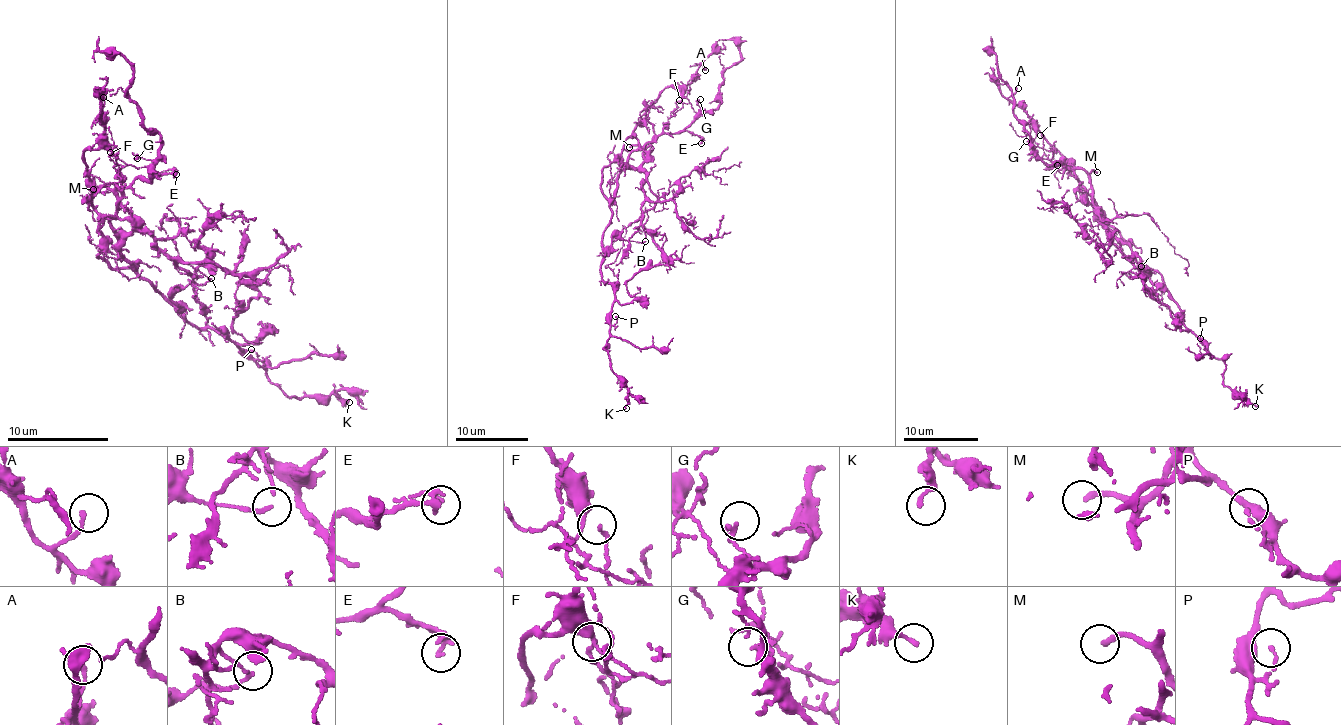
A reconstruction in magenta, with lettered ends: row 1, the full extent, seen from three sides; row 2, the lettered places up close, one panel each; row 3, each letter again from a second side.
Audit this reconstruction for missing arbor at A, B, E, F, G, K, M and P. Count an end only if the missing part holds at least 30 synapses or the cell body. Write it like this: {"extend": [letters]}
{"extend": ["M"]}

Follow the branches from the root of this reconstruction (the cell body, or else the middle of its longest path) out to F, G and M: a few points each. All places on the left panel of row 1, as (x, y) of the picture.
F: (131, 265), (110, 220), (123, 186), (118, 163), (109, 156), (110, 152)
G: (131, 265), (110, 220), (124, 185), (139, 178), (151, 180), (154, 161), (137, 158)
M: (131, 265), (121, 251), (120, 242), (131, 229), (132, 213), (103, 186), (96, 185), (93, 189)

